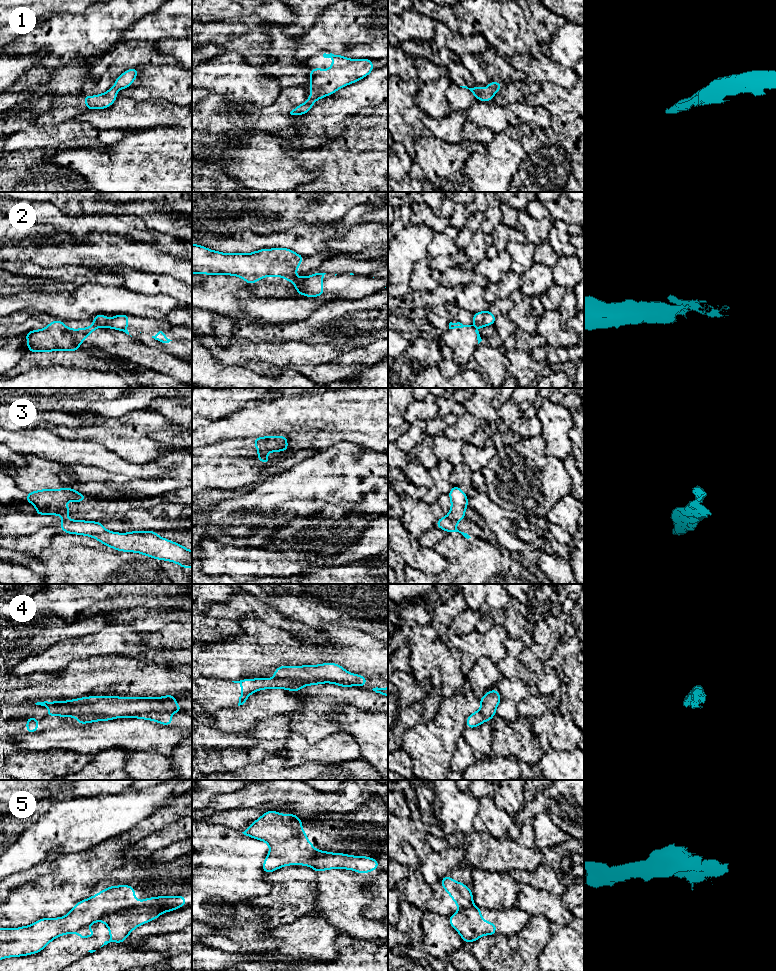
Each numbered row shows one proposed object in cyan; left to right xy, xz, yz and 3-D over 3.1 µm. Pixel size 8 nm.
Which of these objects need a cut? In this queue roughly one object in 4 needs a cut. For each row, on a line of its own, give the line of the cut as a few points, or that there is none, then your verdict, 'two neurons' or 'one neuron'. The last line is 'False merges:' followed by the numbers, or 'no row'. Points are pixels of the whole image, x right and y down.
1: cut none; one neuron
2: cut xy (93, 322), (98, 325); two neurons
3: cut yz (449, 518), (455, 522); two neurons
4: cut none; one neuron
5: cut xy (141, 901), (126, 909), (102, 915), (96, 921); two neurons
False merges: 2, 3, 5

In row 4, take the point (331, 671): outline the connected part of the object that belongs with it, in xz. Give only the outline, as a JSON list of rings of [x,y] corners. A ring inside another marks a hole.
[[[336,663],[304,666],[279,666],[274,672],[274,678],[242,679],[232,681],[241,685],[242,695],[238,706],[243,705],[247,698],[256,691],[263,689],[282,688],[286,691],[299,692],[302,687],[322,683],[332,683],[342,687],[365,687],[367,677],[346,671]]]

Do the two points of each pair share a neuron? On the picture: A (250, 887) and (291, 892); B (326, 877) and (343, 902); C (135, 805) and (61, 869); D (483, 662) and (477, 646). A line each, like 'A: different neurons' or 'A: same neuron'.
A: different neurons
B: same neuron
C: different neurons
D: different neurons

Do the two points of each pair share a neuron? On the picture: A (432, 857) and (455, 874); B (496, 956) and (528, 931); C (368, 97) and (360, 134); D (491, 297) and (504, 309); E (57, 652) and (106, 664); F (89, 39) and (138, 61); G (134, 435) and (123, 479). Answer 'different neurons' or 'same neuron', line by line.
A: different neurons
B: same neuron
C: different neurons
D: different neurons
E: different neurons
F: different neurons
G: different neurons

